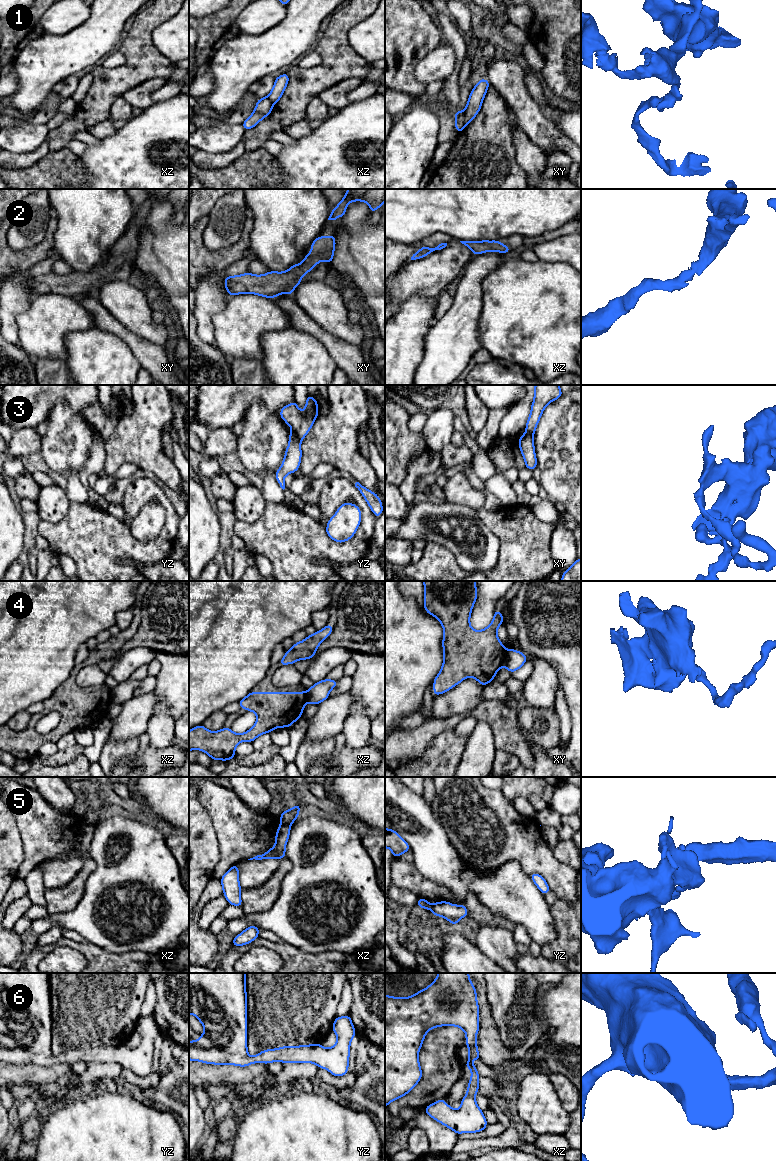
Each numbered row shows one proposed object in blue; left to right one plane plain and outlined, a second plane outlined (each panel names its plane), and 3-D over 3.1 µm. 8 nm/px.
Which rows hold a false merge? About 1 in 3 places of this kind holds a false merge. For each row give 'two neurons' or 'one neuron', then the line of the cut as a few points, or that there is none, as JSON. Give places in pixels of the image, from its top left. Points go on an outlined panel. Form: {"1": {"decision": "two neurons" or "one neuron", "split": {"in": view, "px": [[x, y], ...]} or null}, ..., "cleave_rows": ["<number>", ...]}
{"1": {"decision": "two neurons", "split": {"in": "xy", "px": [[464, 110], [465, 126]]}}, "2": {"decision": "one neuron", "split": null}, "3": {"decision": "two neurons", "split": {"in": "yz", "px": [[293, 429], [300, 440]]}}, "4": {"decision": "two neurons", "split": {"in": "xy", "px": [[507, 650], [502, 665]]}}, "5": {"decision": "two neurons", "split": {"in": "xz", "px": [[282, 821], [289, 825]]}}, "6": {"decision": "one neuron", "split": null}, "cleave_rows": ["1", "3", "4", "5"]}

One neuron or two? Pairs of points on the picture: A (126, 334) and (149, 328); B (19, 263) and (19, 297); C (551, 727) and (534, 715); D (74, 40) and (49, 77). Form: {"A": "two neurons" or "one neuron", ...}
{"A": "two neurons", "B": "two neurons", "C": "one neuron", "D": "one neuron"}

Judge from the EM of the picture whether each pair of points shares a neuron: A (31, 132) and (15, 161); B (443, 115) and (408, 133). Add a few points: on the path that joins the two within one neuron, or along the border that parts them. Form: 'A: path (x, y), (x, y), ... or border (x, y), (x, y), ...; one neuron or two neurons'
A: border (41, 143), (30, 152), (10, 153); two neurons
B: border (435, 111), (439, 124), (438, 141); two neurons

